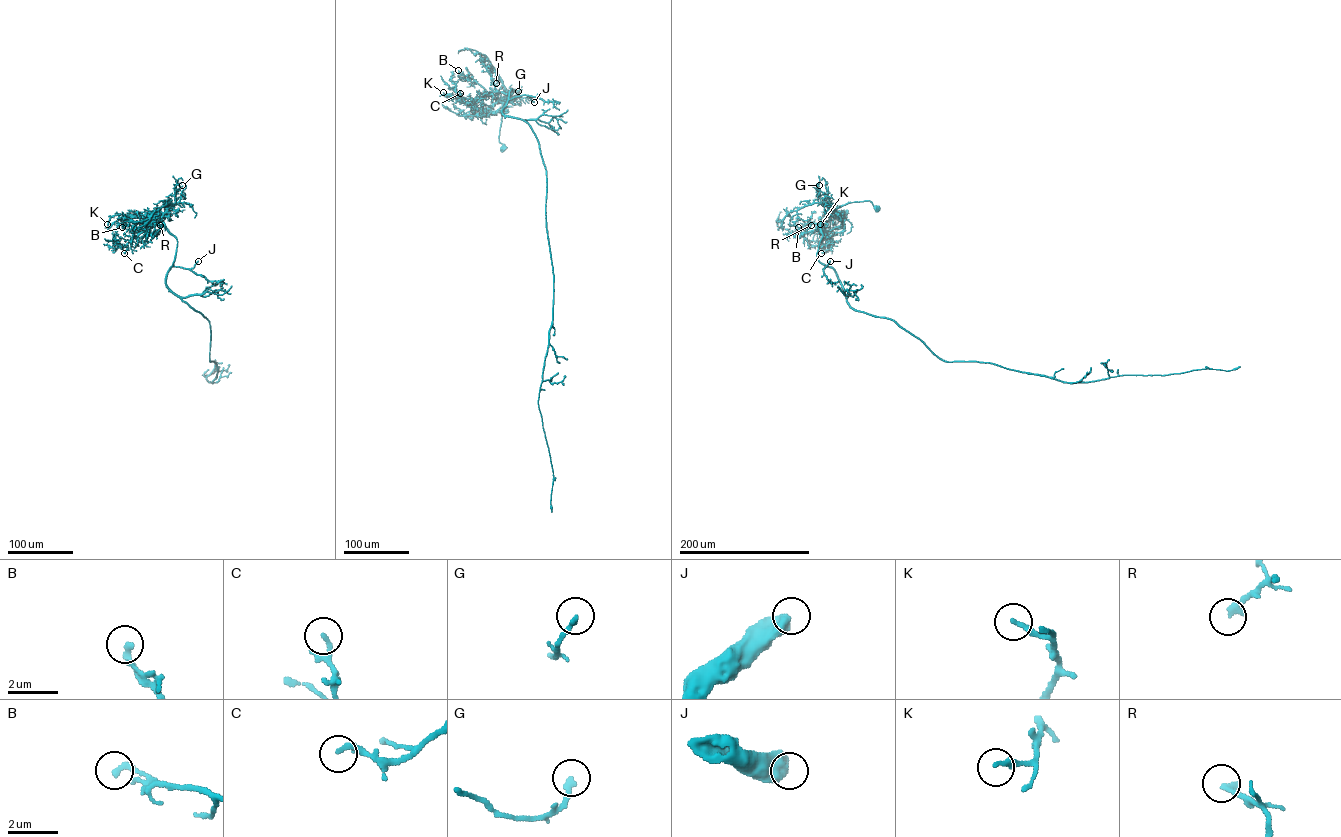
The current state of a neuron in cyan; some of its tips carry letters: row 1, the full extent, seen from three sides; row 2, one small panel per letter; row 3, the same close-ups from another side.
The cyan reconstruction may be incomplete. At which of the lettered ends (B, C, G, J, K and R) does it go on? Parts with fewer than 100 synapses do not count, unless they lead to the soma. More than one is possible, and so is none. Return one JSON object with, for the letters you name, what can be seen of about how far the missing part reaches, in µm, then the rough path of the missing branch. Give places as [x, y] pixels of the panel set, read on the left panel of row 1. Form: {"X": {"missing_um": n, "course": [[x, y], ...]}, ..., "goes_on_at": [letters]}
{"goes_on_at": []}

